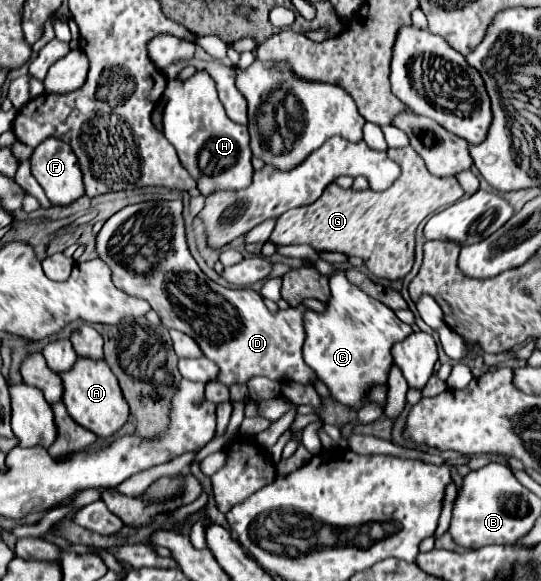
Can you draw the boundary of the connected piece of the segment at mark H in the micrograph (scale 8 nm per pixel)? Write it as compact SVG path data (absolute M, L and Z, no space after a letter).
M197 70L187 80L169 80L165 88L167 106L163 114L165 138L175 146L181 164L197 180L197 188L205 194L219 188L241 190L253 182L253 164L249 150L249 132L241 124L227 118L217 96L217 84L207 70Z

